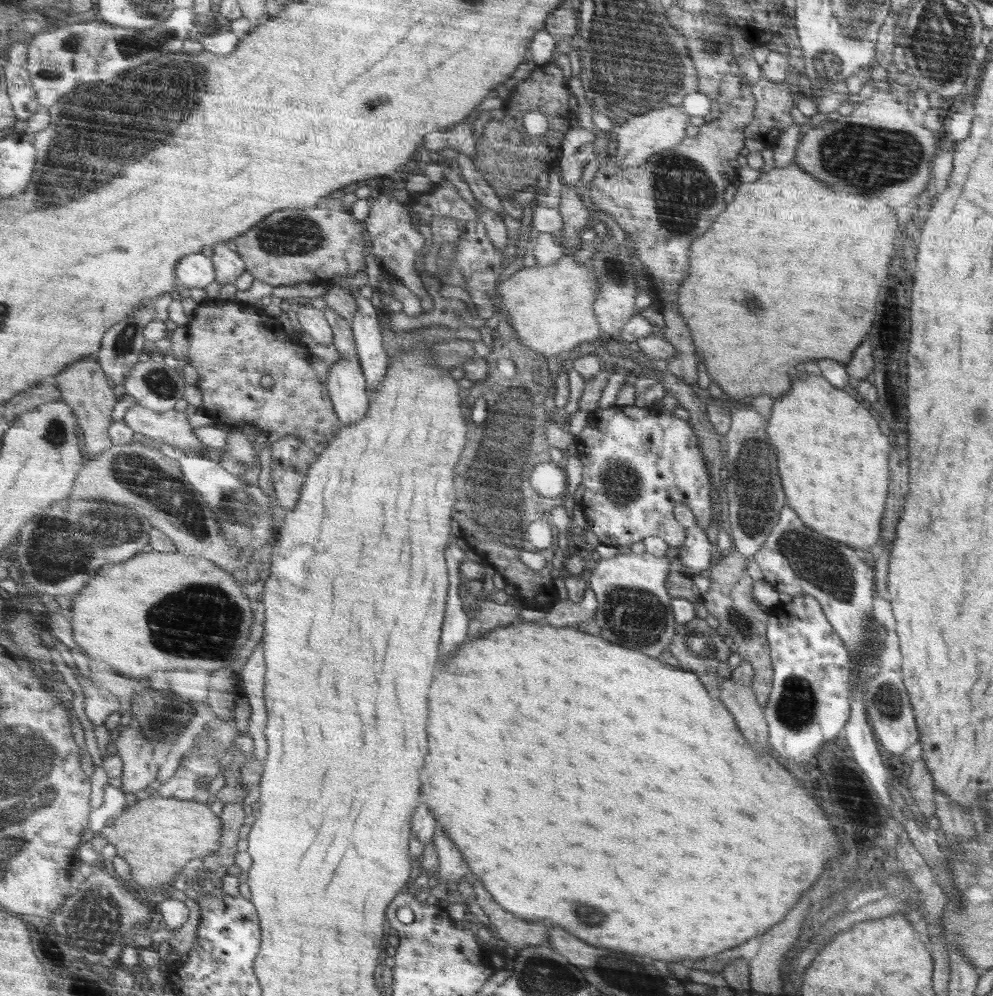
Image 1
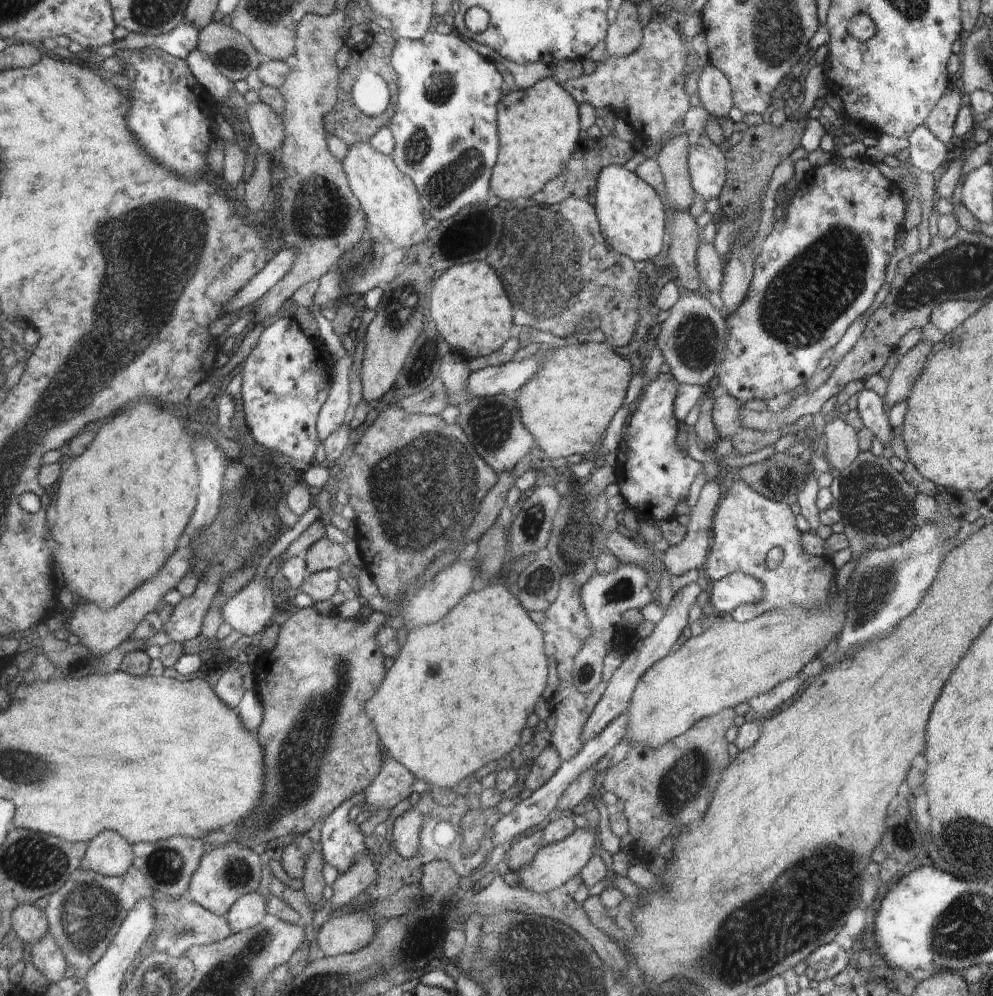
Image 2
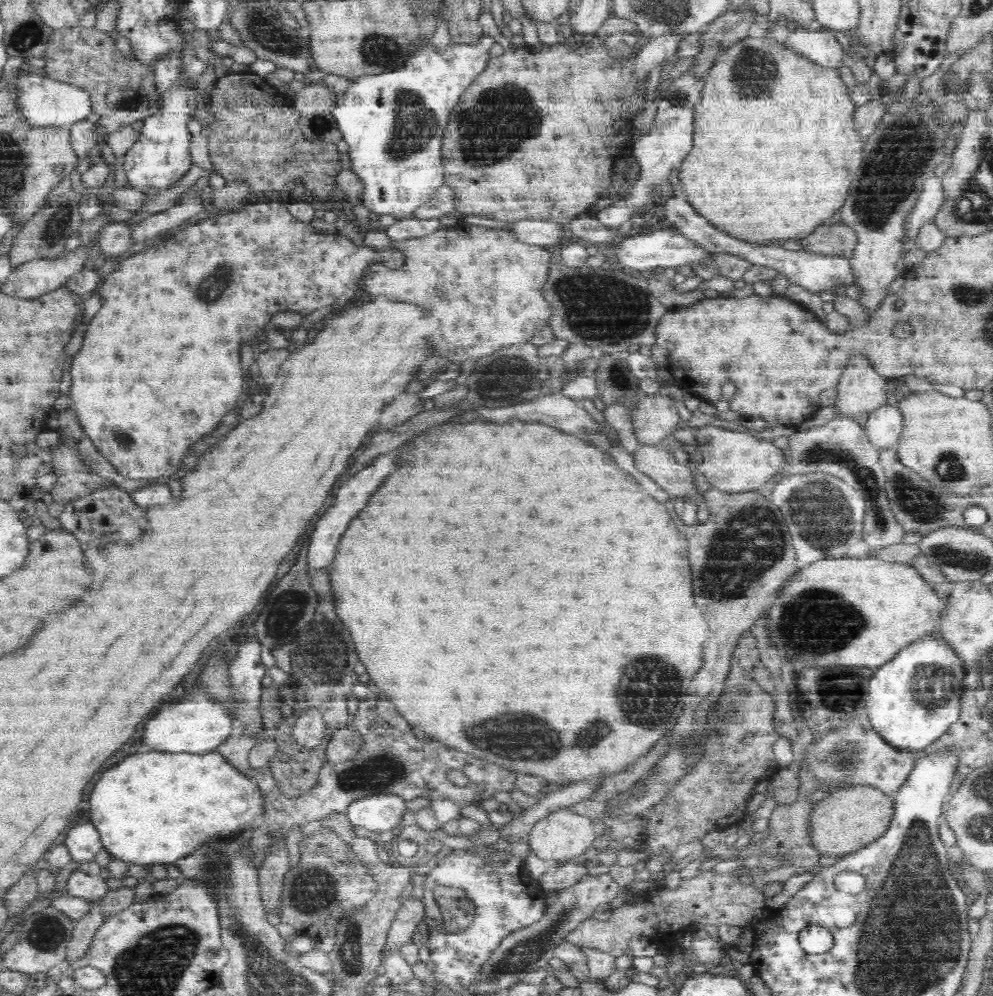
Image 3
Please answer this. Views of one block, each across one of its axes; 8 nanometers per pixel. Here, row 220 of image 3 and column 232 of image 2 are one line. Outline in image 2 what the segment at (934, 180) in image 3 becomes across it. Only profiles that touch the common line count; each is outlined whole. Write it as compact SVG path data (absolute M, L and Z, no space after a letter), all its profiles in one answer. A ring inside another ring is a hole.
M256 890L243 896L226 916L234 932L239 933L259 923L267 914L266 910L267 900Z

